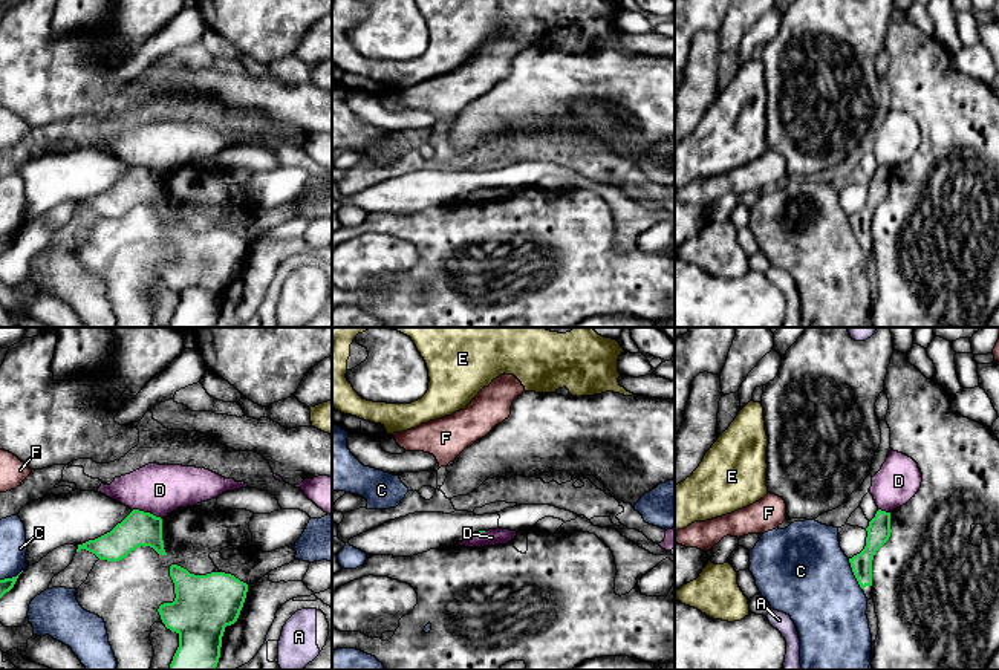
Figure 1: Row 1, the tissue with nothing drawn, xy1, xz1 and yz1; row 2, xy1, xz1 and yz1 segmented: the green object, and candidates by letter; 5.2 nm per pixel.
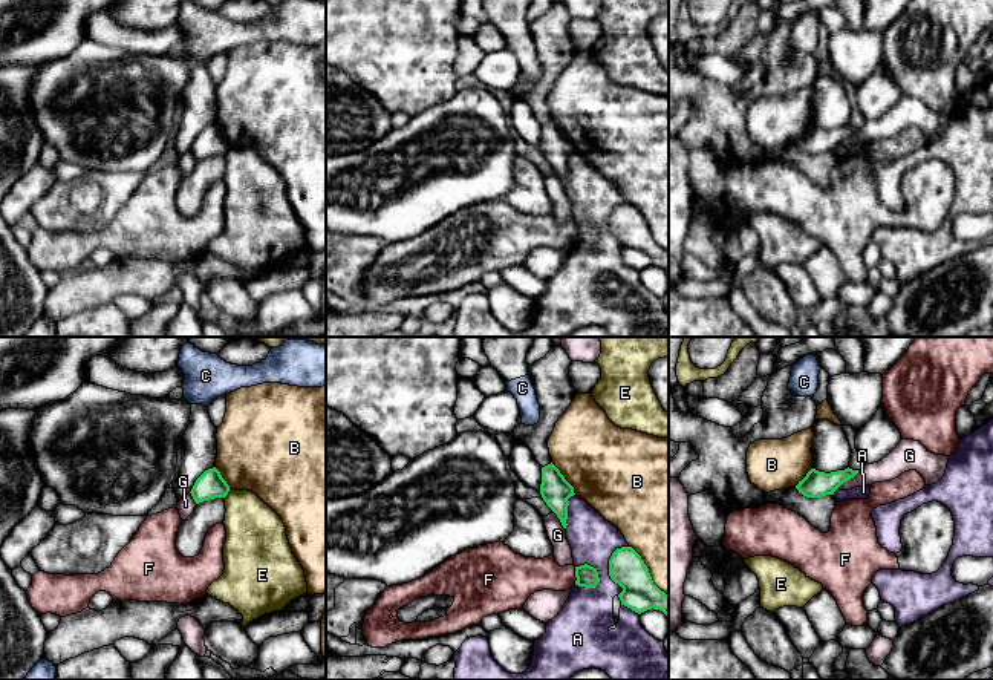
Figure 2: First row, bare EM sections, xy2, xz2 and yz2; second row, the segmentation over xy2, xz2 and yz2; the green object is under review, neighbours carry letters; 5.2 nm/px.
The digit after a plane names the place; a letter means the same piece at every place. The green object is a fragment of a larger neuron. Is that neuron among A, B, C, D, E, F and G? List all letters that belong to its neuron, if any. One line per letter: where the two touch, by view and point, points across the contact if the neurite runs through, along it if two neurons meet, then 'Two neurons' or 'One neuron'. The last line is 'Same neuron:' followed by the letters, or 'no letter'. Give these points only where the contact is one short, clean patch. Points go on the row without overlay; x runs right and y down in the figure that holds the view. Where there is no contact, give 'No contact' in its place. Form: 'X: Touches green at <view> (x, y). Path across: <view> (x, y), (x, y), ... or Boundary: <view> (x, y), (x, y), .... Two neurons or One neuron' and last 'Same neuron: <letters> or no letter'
A: Touches green at xz2 (609, 224). Two neurons
B: Touches green at xz2 (563, 135). Two neurons
C: Touches green at yz1 (854, 231). Two neurons
D: Touches green at xy1 (147, 170). Boundary: xy1 (132, 167), (152, 170), (161, 176). Two neurons
E: Touches green at xy2 (227, 150). Two neurons
F: Touches green at xz2 (576, 233). Two neurons
G: Touches green at yz2 (848, 137). Two neurons
Same neuron: no letter

